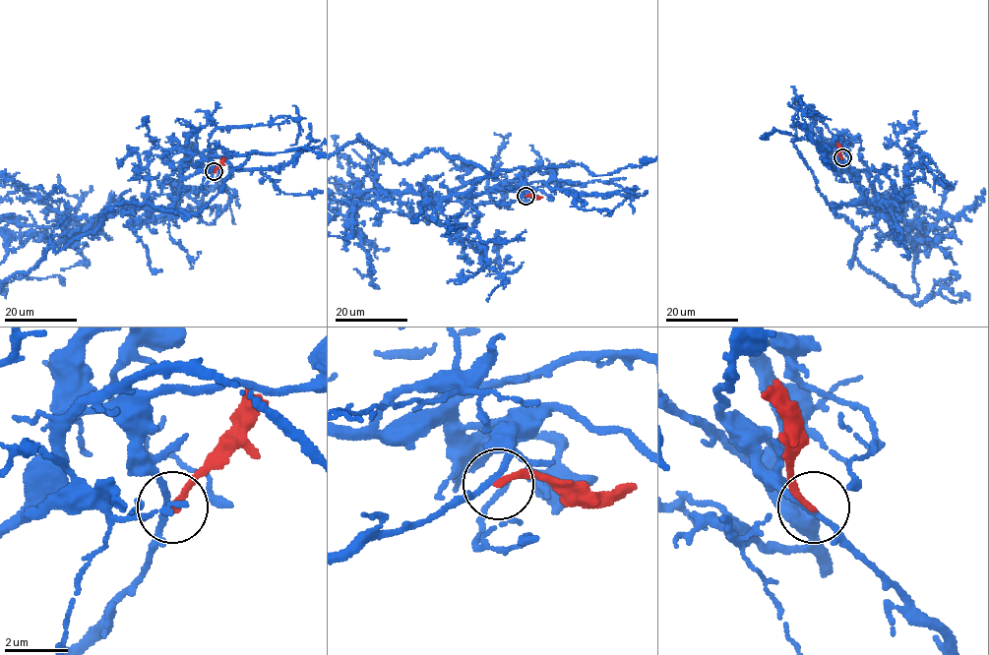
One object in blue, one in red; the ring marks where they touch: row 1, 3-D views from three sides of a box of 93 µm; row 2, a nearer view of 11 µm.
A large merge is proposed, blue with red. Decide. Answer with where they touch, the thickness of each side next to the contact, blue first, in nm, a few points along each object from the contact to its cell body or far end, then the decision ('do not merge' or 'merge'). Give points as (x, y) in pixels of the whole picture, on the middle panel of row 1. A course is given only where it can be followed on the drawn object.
(525, 196) | 180/200 nm | red via (526, 196), (540, 197) | do not merge

